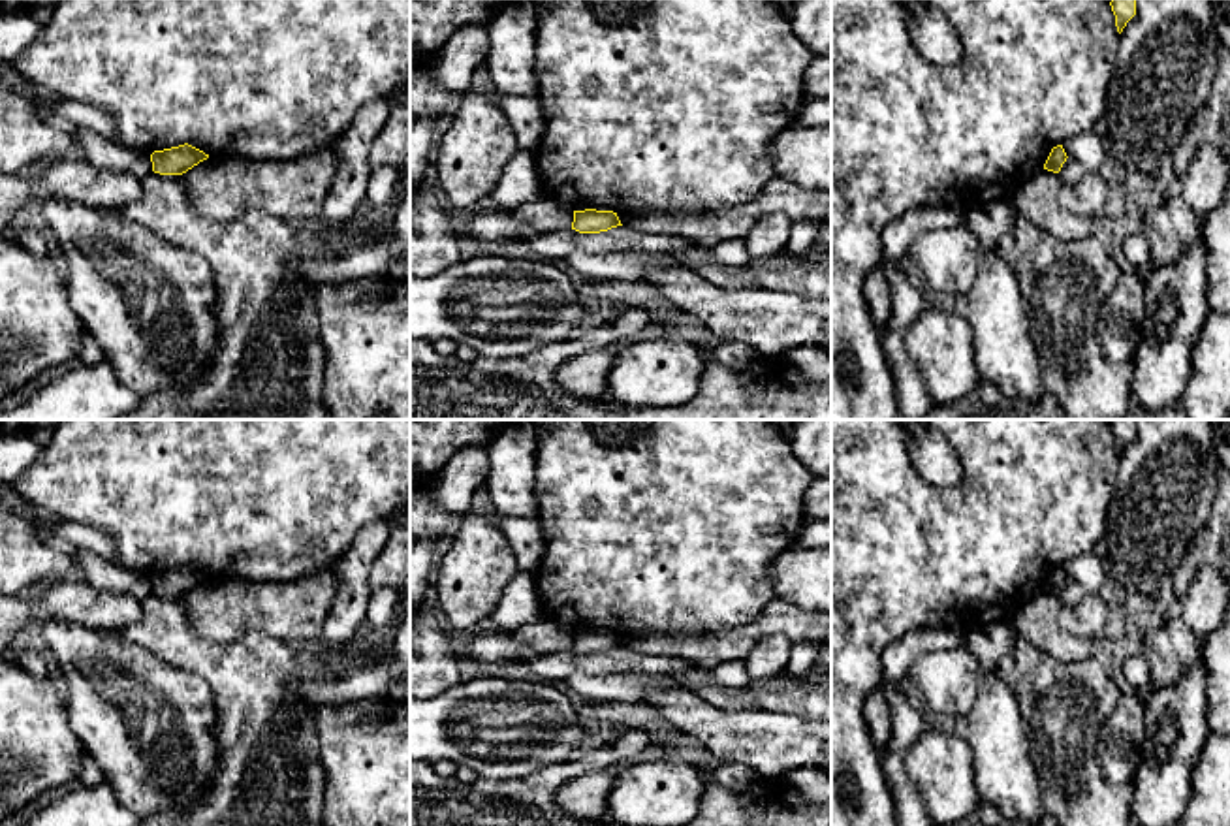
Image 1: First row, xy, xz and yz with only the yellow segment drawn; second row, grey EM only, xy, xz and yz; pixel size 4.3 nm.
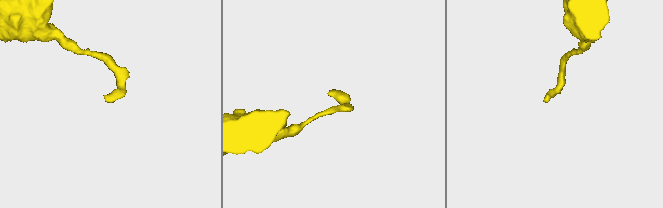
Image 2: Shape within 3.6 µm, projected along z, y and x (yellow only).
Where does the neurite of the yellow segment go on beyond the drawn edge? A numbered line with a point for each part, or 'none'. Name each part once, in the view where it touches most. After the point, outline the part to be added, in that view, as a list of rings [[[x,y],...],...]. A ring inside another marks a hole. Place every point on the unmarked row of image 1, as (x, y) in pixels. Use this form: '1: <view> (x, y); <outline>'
none

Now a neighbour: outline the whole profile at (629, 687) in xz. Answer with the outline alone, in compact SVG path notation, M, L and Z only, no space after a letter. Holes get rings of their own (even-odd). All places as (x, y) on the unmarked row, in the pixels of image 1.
M572 672L562 679L572 691L596 702L636 704L653 689L681 689L675 677L641 672L585 674Z

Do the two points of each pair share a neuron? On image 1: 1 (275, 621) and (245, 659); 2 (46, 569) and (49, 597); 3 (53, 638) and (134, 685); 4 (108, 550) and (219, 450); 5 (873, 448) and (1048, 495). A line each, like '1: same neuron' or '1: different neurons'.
1: different neurons
2: different neurons
3: same neuron
4: different neurons
5: same neuron

